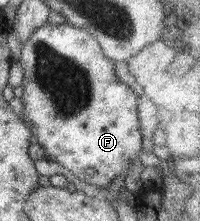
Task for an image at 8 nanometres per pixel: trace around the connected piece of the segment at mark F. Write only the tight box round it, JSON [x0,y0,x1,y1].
[18,19,141,188]

